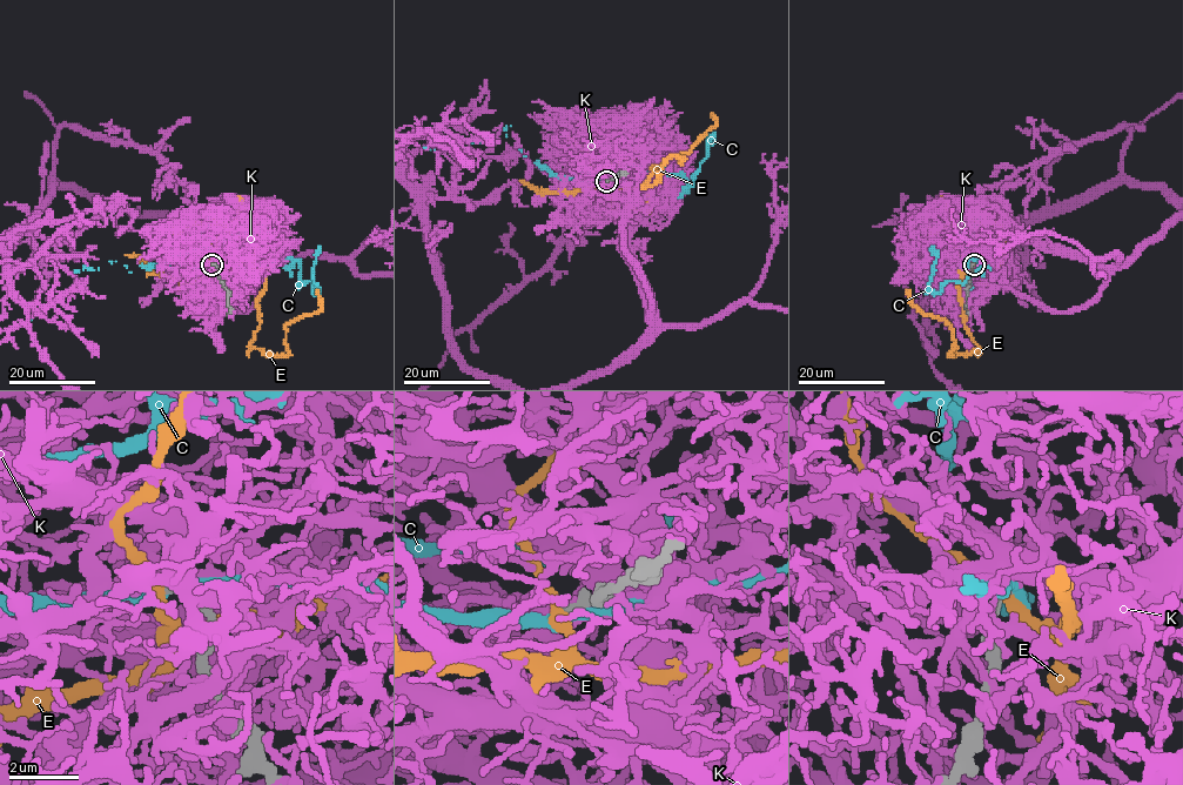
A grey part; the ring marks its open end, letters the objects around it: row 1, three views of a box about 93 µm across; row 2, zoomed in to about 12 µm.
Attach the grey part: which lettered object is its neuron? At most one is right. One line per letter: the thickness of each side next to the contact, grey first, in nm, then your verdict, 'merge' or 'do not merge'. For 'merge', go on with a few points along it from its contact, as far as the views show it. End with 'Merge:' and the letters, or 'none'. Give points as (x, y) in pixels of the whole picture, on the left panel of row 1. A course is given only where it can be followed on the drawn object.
C: 340/320 nm | do not merge
E: 280/320 nm | do not merge
K: 320/360 nm | do not merge
Merge: none

